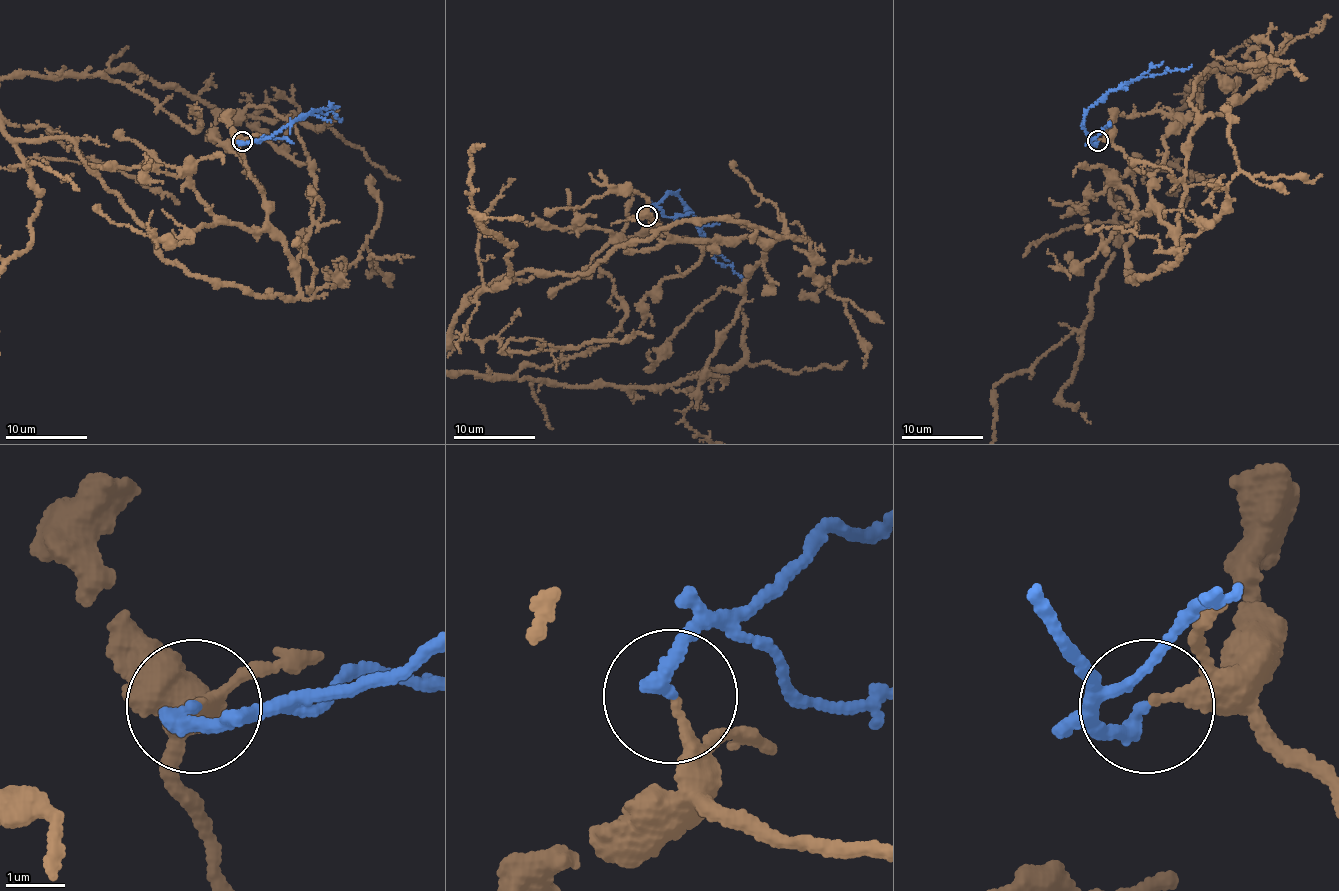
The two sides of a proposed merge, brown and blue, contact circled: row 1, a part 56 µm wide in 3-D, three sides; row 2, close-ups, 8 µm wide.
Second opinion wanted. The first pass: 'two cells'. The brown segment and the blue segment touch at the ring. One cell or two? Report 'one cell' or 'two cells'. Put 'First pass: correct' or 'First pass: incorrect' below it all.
two cells
First pass: correct

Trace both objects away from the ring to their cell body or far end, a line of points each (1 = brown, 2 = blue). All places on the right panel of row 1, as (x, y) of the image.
1: (1098, 141), (1176, 254), (1126, 282), (1106, 186), (1238, 78)
2: (1098, 141), (1092, 144), (1087, 134), (1083, 120), (1088, 109), (1133, 80), (1191, 64)

